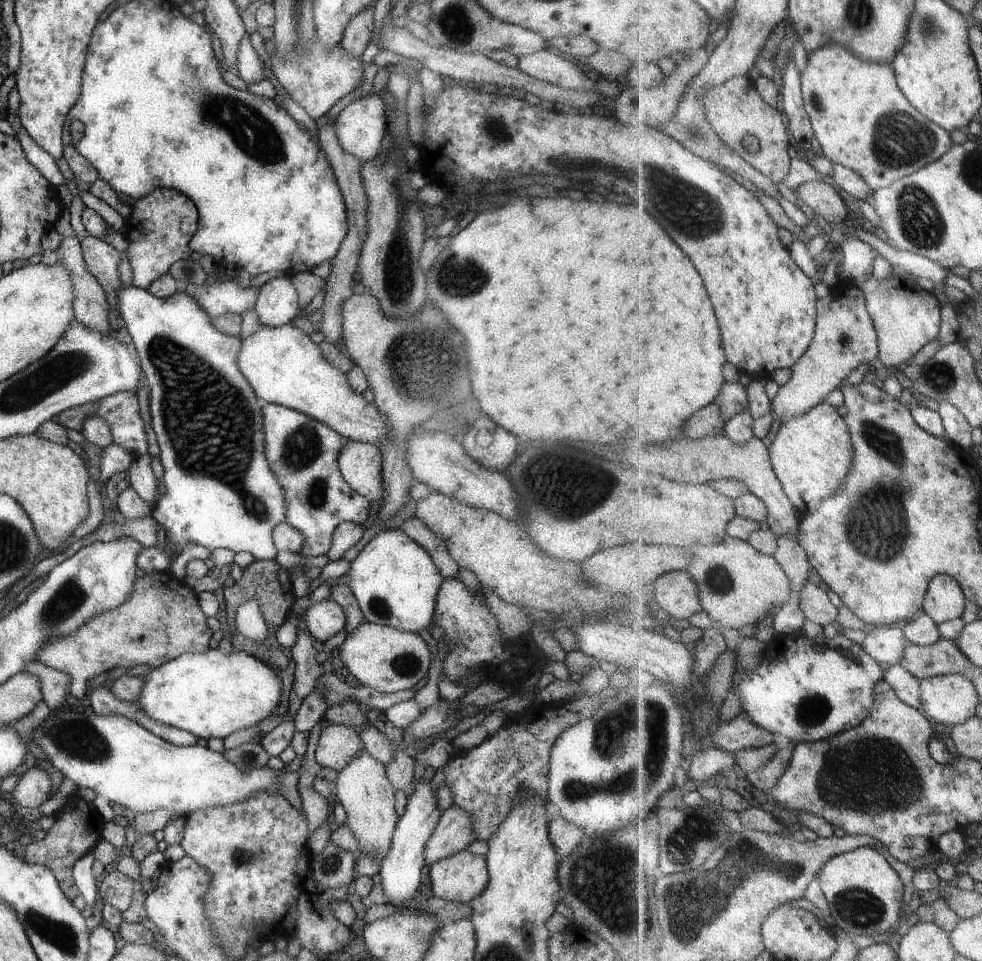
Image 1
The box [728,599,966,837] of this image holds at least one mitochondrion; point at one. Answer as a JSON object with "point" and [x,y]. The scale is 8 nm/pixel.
{"point":[841,784]}

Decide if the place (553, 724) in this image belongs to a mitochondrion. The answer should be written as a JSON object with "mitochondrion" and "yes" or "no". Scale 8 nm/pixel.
{"mitochondrion":"no"}

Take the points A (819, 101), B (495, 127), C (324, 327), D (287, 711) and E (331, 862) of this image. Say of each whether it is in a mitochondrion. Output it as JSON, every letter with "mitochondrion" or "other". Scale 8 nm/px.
{"A":"mitochondrion","B":"mitochondrion","C":"other","D":"other","E":"mitochondrion"}

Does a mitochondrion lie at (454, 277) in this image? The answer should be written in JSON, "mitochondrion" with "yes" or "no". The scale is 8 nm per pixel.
{"mitochondrion":"yes"}

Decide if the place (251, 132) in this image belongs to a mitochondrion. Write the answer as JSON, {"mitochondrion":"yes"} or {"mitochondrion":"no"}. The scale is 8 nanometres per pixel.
{"mitochondrion":"yes"}

